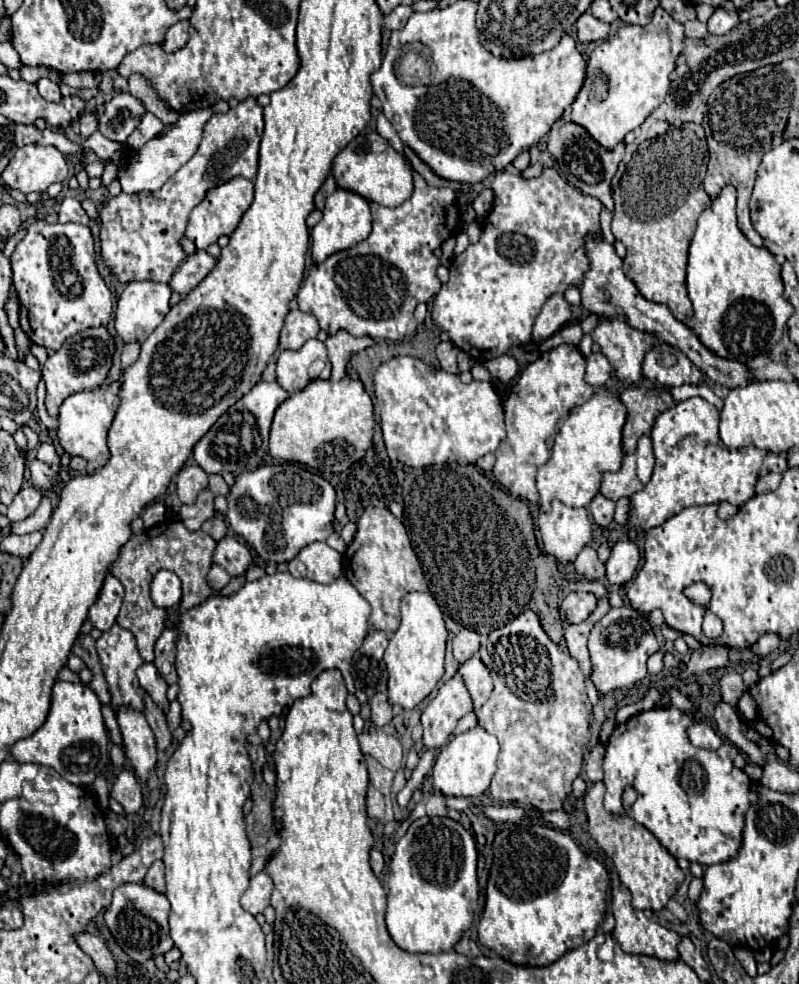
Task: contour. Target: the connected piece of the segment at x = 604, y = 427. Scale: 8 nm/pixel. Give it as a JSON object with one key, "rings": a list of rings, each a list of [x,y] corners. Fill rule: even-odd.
{"rings":[[[598,388],[594,396],[574,408],[564,420],[562,430],[558,430],[554,452],[550,460],[538,468],[536,488],[540,496],[542,510],[548,510],[550,502],[558,498],[566,506],[588,506],[590,500],[598,494],[602,476],[606,472],[616,472],[622,464],[622,440],[620,430],[626,422],[626,408],[622,402],[604,388]]]}

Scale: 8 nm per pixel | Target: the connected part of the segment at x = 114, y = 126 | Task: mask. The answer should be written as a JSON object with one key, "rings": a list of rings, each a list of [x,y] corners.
{"rings":[[[128,92],[116,94],[110,102],[106,102],[104,114],[98,118],[98,130],[114,142],[126,142],[126,138],[138,126],[142,114],[144,106],[138,98],[130,96]]]}

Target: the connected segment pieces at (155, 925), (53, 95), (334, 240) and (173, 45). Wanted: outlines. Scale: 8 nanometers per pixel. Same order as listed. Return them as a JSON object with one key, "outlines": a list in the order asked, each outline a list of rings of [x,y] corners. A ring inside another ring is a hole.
{"outlines":[[[[124,884],[114,890],[112,904],[104,912],[104,920],[120,948],[136,962],[146,962],[156,954],[166,954],[174,942],[168,928],[170,902],[164,894],[144,886],[144,884]]],[[[40,78],[36,86],[38,86],[38,92],[42,98],[46,98],[48,102],[60,102],[62,94],[60,94],[60,88],[56,82],[52,82],[48,78]]],[[[336,190],[334,194],[328,196],[326,200],[326,208],[324,208],[324,216],[322,220],[312,228],[310,238],[312,238],[312,260],[314,264],[324,262],[328,256],[332,256],[334,252],[340,250],[348,250],[352,246],[356,246],[358,242],[362,242],[364,238],[368,238],[372,230],[372,216],[370,216],[370,204],[348,190]]],[[[182,20],[182,22],[174,24],[174,26],[170,26],[168,32],[166,32],[166,36],[164,36],[162,48],[166,52],[180,50],[188,42],[188,28],[190,28],[190,22],[188,20]]]]}

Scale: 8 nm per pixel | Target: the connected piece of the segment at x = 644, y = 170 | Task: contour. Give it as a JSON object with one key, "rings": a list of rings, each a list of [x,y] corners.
{"rings":[[[688,122],[670,128],[656,140],[642,142],[626,164],[614,194],[616,210],[612,218],[612,234],[628,248],[624,274],[638,286],[646,300],[670,306],[680,322],[690,322],[694,316],[686,292],[688,246],[698,216],[712,204],[702,188],[704,146],[706,138],[702,128]]]}

